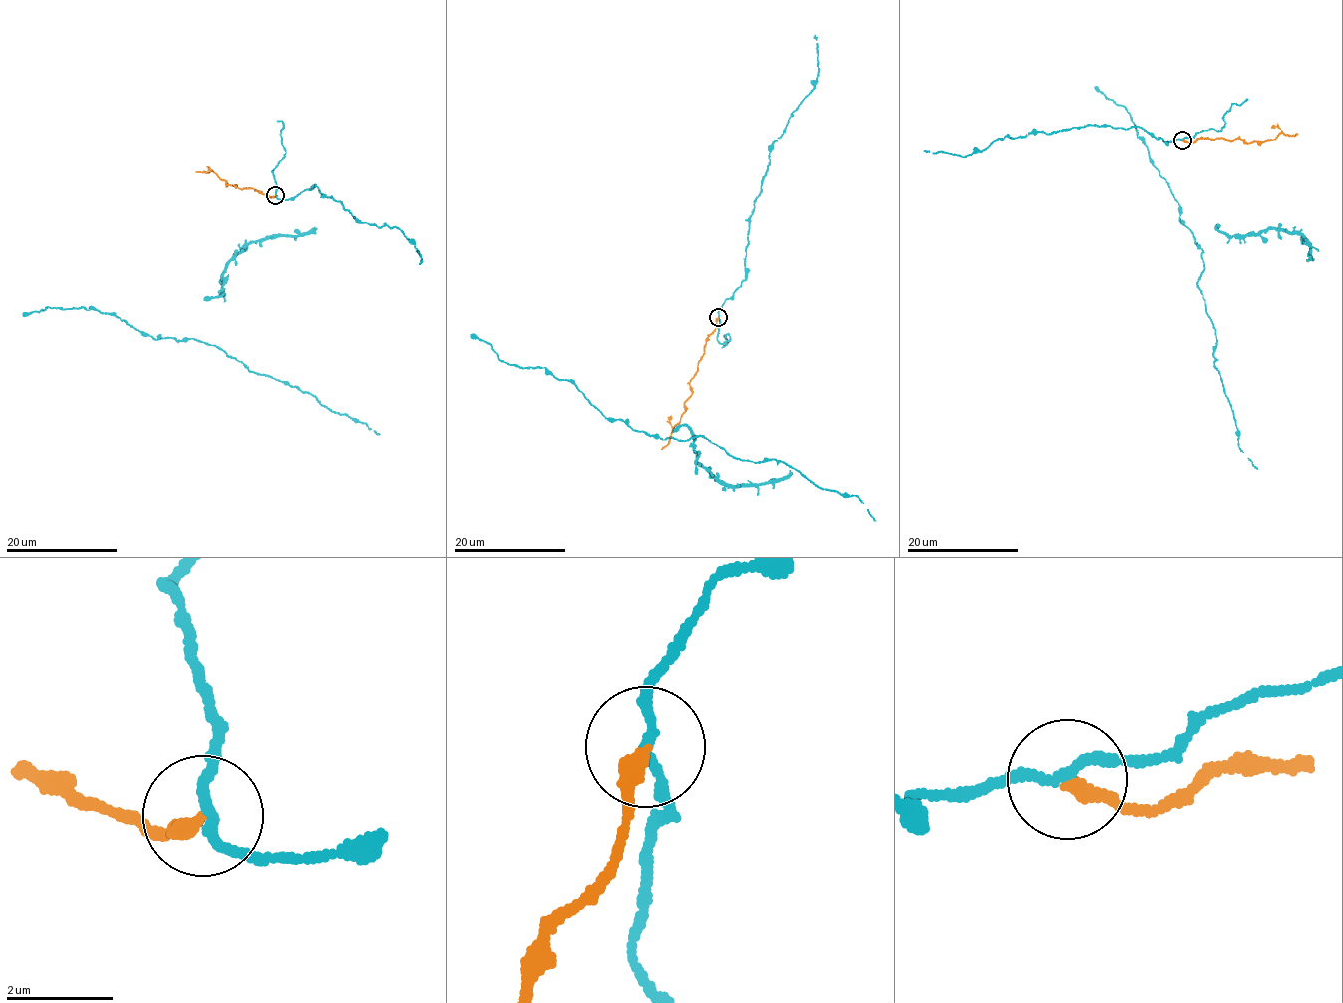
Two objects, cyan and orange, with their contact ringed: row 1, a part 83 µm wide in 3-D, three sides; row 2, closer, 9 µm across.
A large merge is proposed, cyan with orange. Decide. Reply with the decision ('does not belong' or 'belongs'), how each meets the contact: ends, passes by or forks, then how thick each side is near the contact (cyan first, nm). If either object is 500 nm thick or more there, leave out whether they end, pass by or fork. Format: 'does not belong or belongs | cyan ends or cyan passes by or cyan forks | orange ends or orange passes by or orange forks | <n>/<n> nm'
does not belong | cyan passes by | orange ends | 170/280 nm

